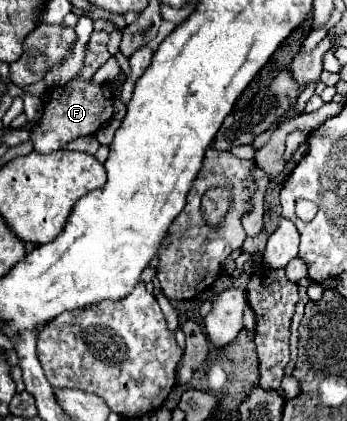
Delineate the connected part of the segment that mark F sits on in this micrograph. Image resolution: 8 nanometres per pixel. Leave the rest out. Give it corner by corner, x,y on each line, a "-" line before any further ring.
94,30
92,36
90,36
90,42
86,46
84,66
78,72
78,76
64,86
48,88
42,118
30,134
30,140
32,140
36,152
60,150
64,144
68,144
68,142
72,142
80,136
94,134
98,128
102,128
112,118
112,114
114,114
114,110
112,110
112,102
114,102
112,90
104,88
100,84
92,84
92,76
96,74
96,70
110,58
110,54
106,50
106,42
108,42
108,34
102,32
102,30

